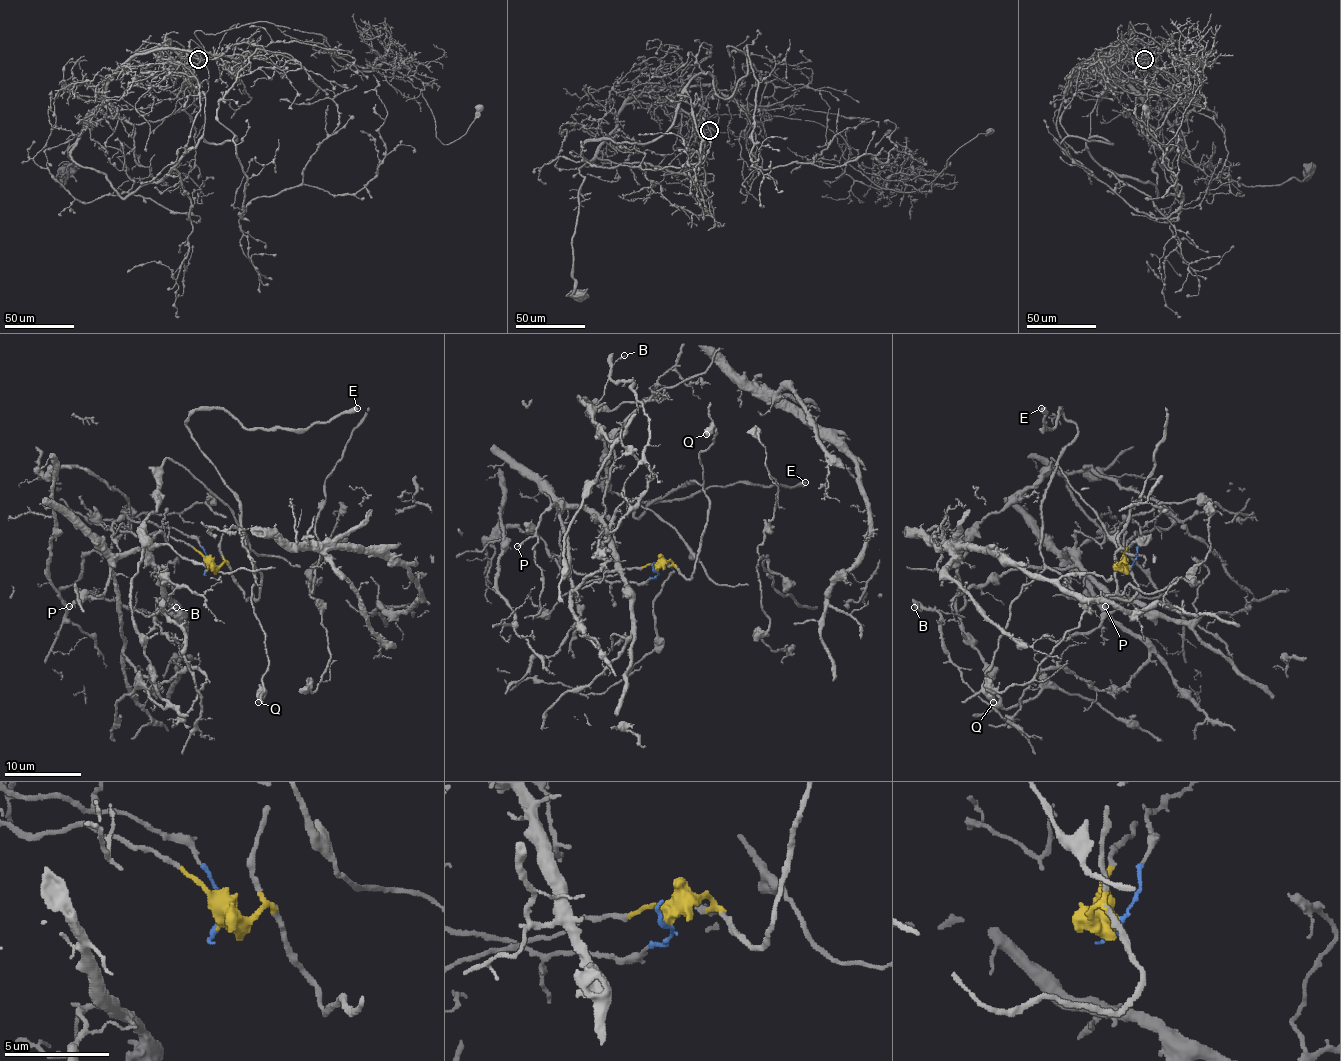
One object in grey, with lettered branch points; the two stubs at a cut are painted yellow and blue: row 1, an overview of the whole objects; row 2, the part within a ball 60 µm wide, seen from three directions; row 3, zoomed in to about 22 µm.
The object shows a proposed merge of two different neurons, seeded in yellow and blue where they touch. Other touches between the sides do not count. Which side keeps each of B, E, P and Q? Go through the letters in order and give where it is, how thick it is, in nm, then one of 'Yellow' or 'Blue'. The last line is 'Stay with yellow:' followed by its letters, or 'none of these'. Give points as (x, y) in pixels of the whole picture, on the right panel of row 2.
B: Place: (914, 607). Thickness 140 nm. Blue
E: Place: (1041, 408). Thickness 420 nm. Yellow
P: Place: (1105, 606). Thickness 200 nm. Blue
Q: Place: (993, 702). Thickness 500 nm. Yellow
Stay with yellow: E, Q

